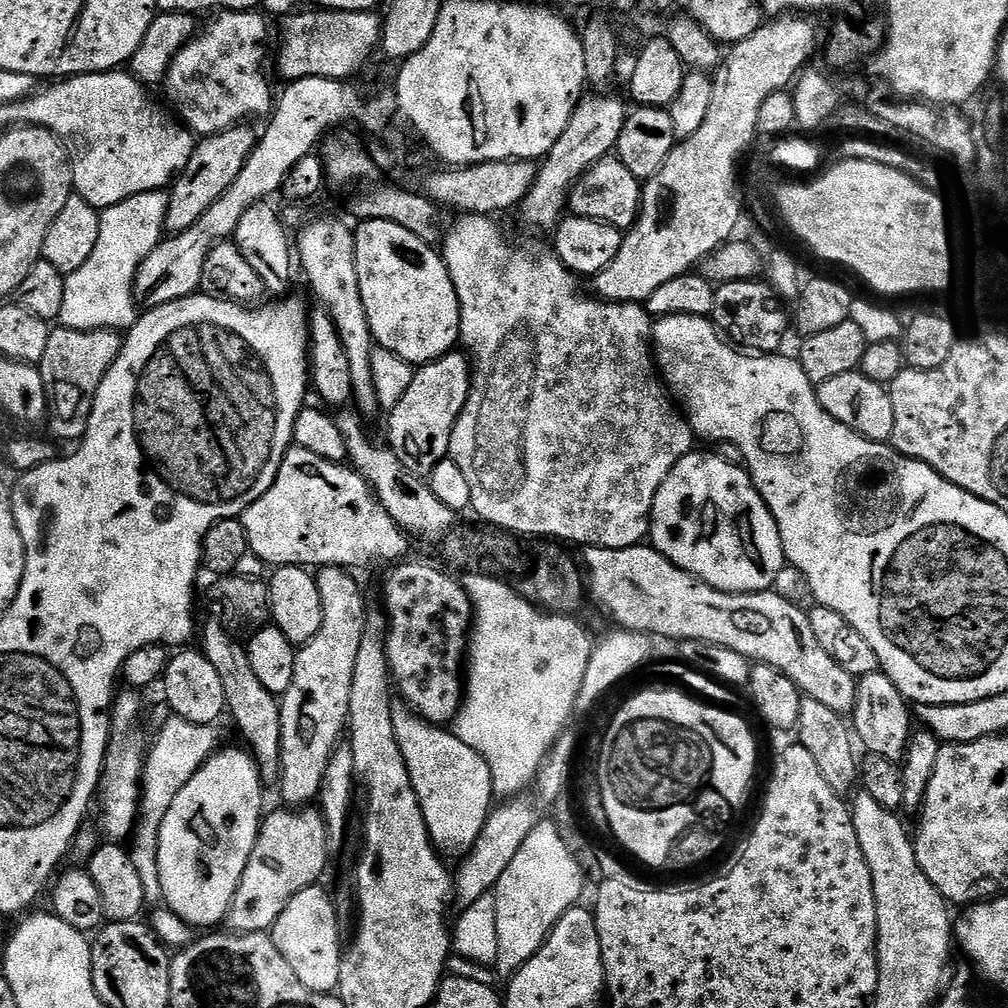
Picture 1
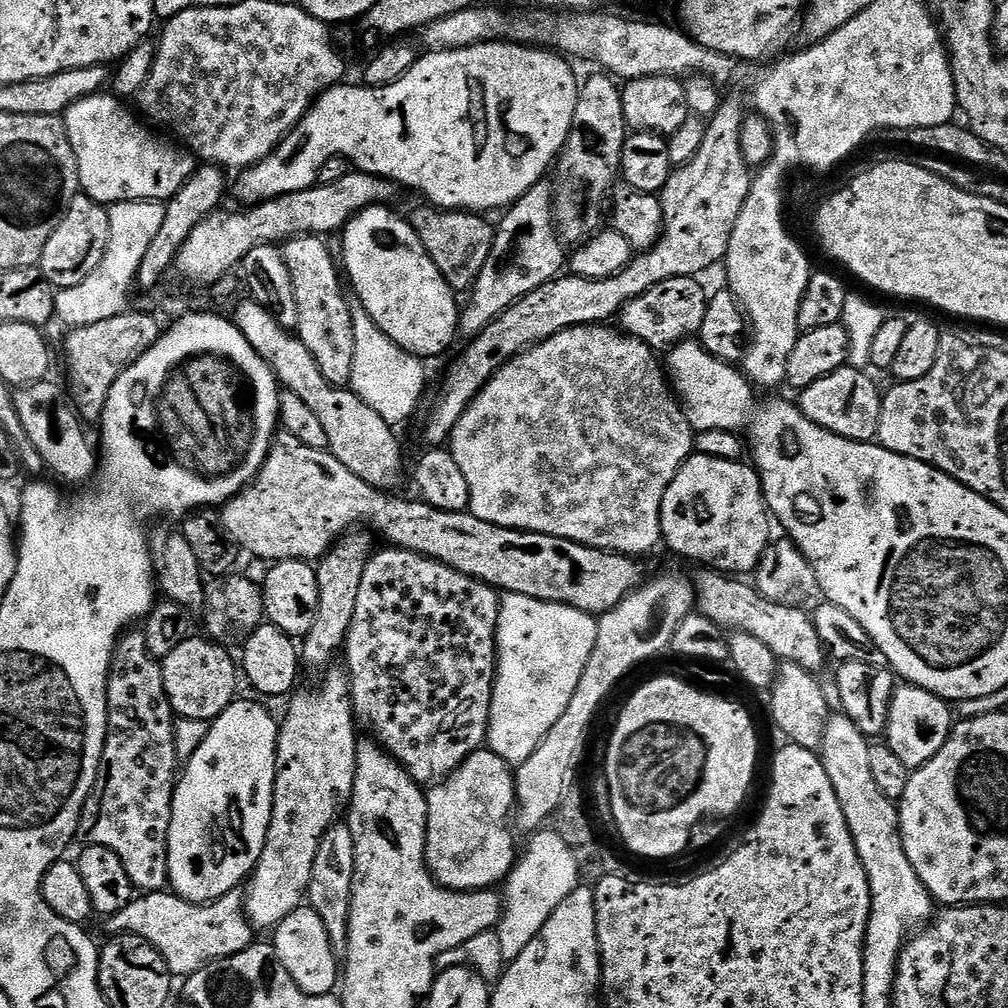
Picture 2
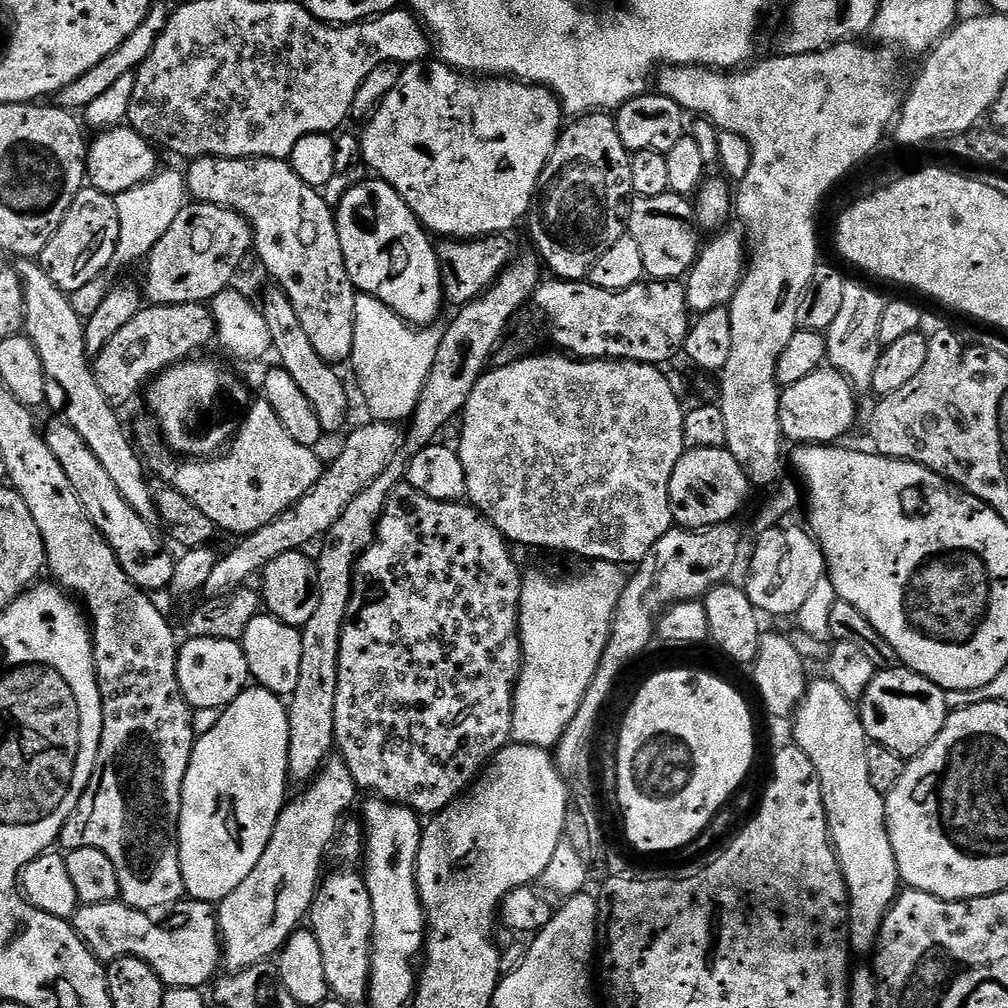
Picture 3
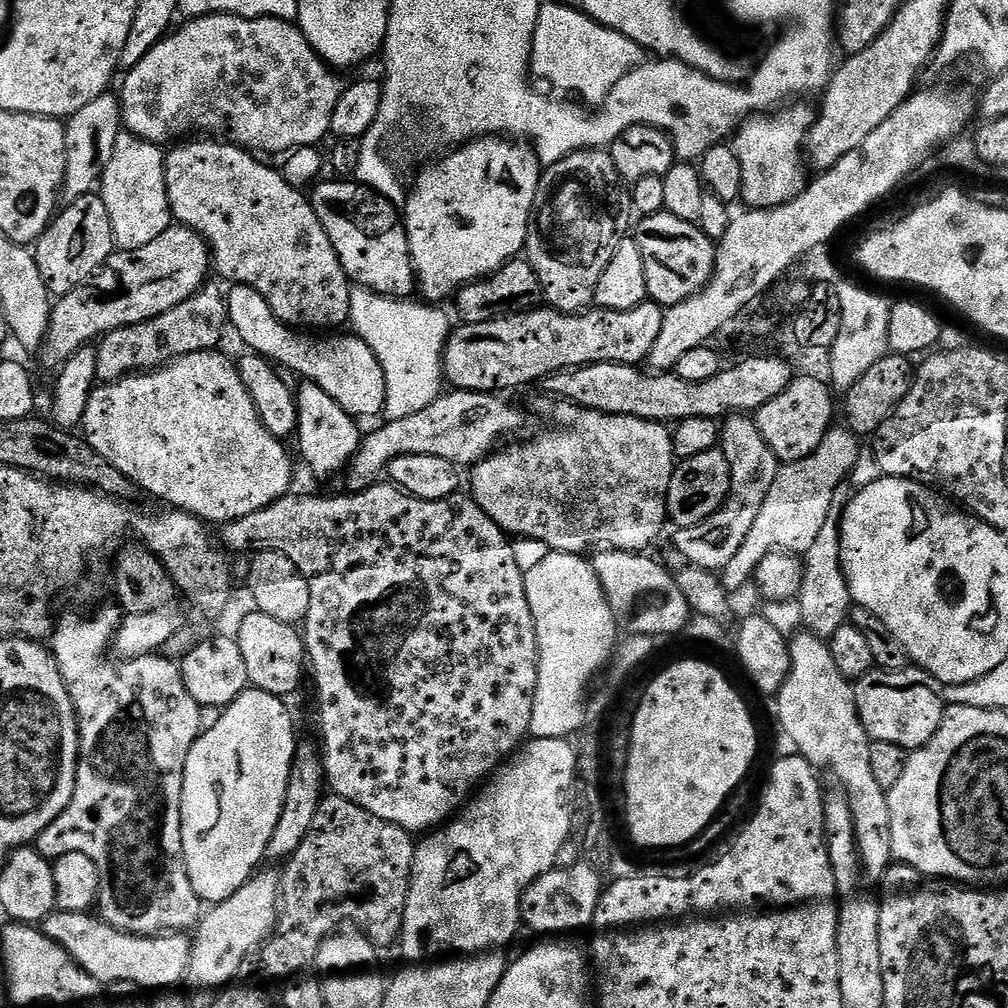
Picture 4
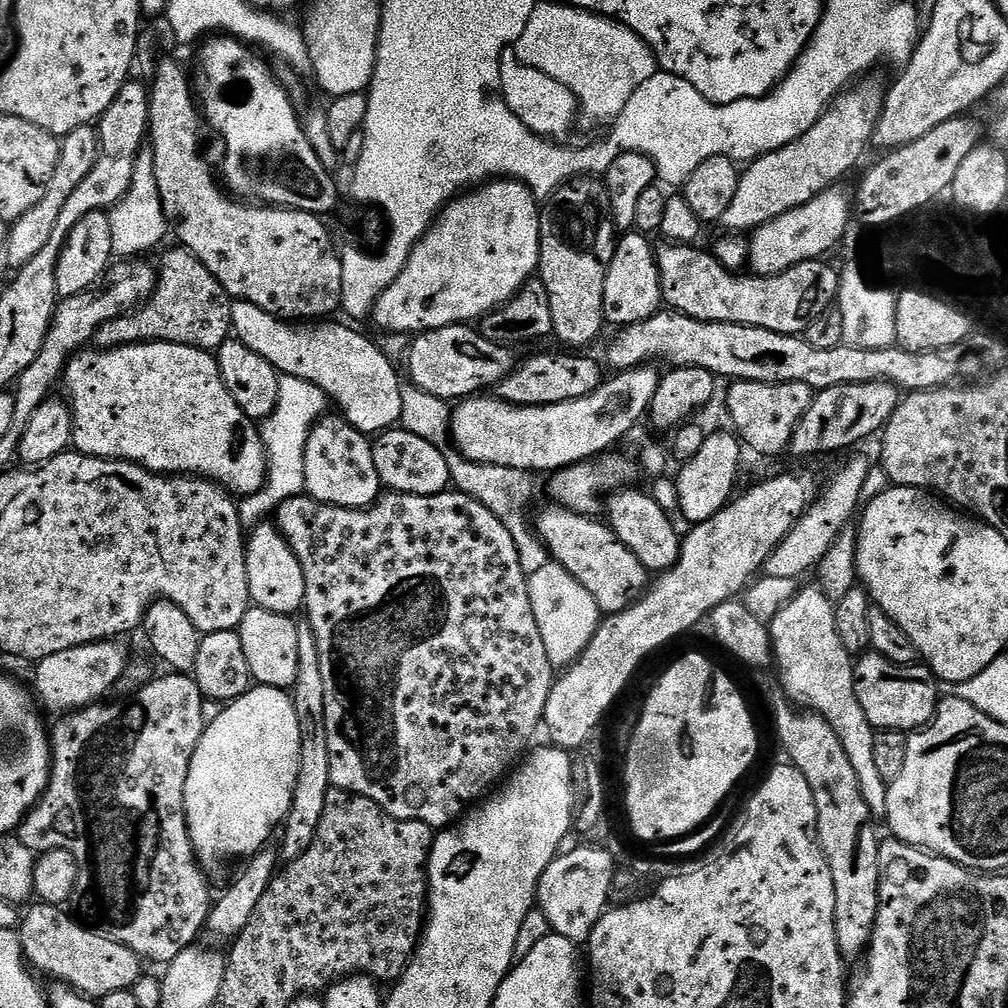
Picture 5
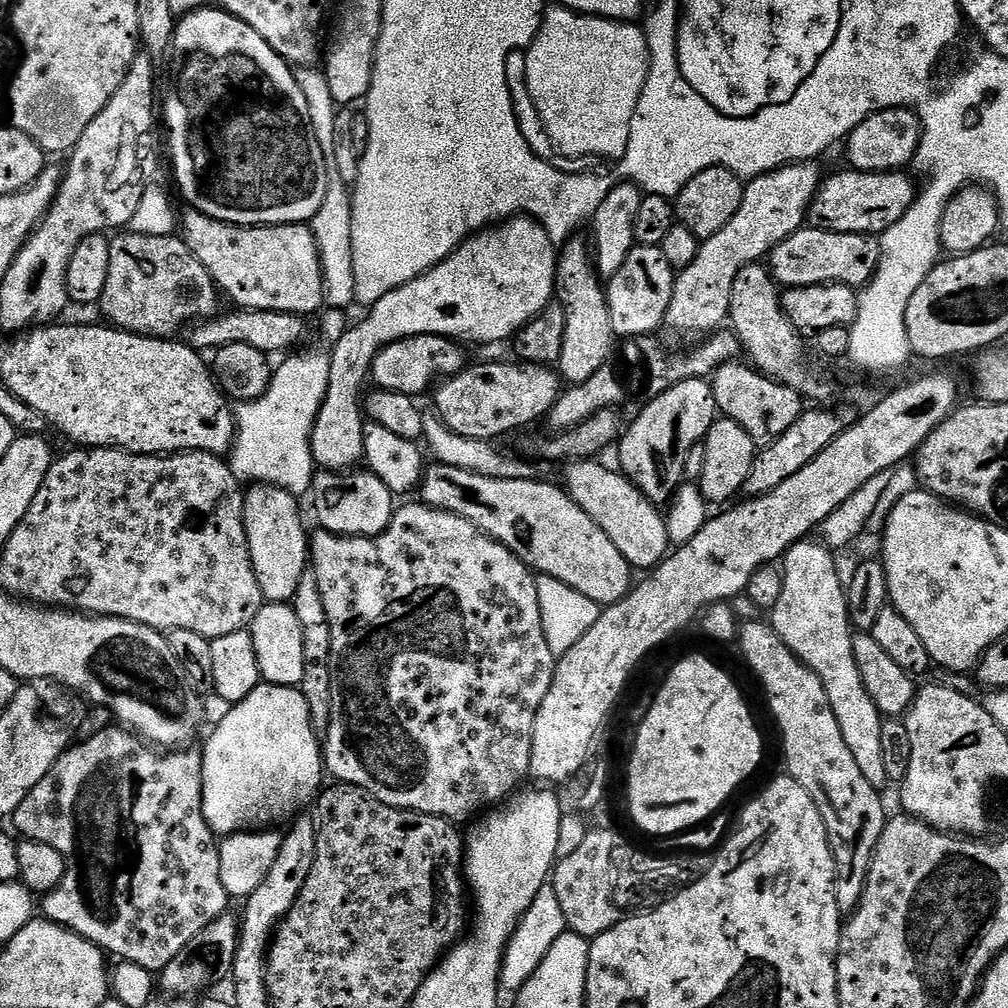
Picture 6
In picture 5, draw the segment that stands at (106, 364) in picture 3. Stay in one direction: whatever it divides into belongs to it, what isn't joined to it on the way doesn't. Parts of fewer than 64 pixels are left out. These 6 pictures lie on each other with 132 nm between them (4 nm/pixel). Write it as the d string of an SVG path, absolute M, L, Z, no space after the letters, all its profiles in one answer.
M175 246L158 263L158 279L152 295L135 311L114 318L97 327L94 344L97 349L121 348L131 344L181 344L191 348L215 350L224 345L233 335L231 306L233 297L220 285L218 278L198 262L198 258L187 248Z

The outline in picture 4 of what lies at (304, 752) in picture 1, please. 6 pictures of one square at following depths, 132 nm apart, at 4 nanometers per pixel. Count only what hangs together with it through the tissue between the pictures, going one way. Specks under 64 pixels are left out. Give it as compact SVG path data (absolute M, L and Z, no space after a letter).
M257 871L237 892L230 894L230 898L226 898L221 904L211 905L201 915L200 923L196 925L194 935L191 937L192 953L186 977L186 984L194 991L211 993L233 983L240 975L242 962L272 935L280 907L280 877L275 871L273 873L264 871Z

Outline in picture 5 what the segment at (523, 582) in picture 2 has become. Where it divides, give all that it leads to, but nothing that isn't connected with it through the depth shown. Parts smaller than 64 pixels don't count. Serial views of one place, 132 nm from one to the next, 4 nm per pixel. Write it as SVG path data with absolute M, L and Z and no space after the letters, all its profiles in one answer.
M131 344L130 346L122 346L121 348L106 348L103 350L81 350L77 352L67 365L64 367L62 377L62 387L68 391L66 395L67 403L72 409L72 444L75 451L80 452L83 456L97 456L103 460L128 460L132 464L140 464L143 468L148 468L151 472L157 474L187 474L189 476L198 476L206 480L214 480L216 483L221 484L227 492L231 492L233 497L243 498L245 496L252 496L260 491L264 486L264 479L268 477L268 451L264 449L264 437L261 429L257 427L254 421L246 414L242 414L242 410L238 406L238 402L234 402L234 398L230 398L230 390L226 390L226 382L222 382L222 374L218 370L218 362L215 355L211 351L202 348L191 348L190 346L182 346L181 344Z

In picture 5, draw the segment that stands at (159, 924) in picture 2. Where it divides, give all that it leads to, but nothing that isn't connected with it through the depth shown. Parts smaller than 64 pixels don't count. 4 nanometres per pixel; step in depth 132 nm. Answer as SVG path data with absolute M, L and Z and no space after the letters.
M36 902L28 910L19 921L18 931L24 959L36 972L45 972L53 976L53 981L67 984L89 998L114 994L114 990L130 990L140 981L142 961L134 950L83 928L63 907Z

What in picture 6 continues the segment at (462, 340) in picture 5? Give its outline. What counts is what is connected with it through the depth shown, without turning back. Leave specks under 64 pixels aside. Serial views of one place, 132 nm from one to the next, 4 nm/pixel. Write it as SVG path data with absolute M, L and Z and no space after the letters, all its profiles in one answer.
M407 336L395 340L382 348L374 358L371 383L376 383L375 387L381 392L397 392L403 396L420 398L428 387L431 389L441 378L456 376L465 368L466 360L460 348L463 347L447 336Z

